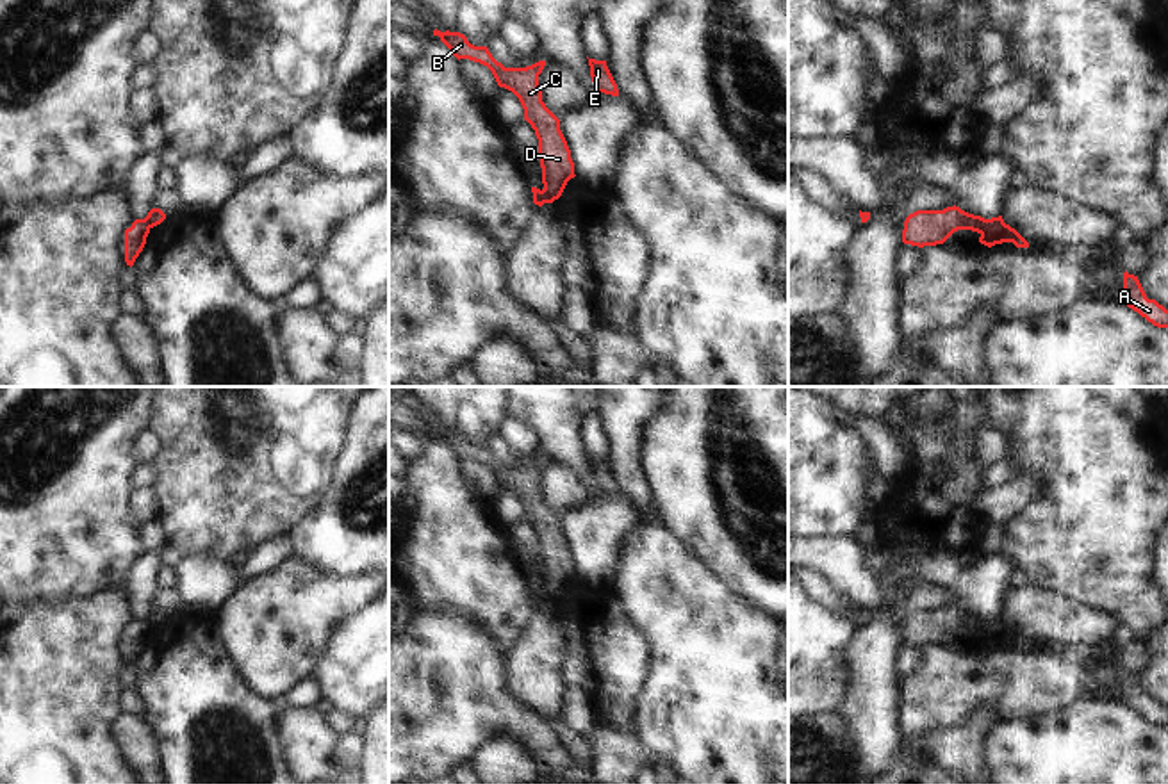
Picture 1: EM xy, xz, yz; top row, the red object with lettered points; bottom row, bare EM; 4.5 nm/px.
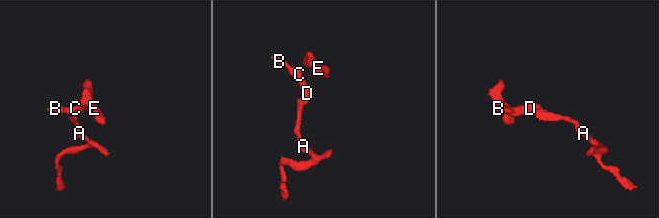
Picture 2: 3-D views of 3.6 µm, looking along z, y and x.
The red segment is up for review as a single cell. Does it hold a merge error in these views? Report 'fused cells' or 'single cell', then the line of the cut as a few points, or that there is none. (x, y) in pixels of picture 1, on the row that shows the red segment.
fused cells; cut in yz along (1001, 218), (981, 234)

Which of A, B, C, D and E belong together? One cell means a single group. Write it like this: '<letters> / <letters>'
A / B C D E

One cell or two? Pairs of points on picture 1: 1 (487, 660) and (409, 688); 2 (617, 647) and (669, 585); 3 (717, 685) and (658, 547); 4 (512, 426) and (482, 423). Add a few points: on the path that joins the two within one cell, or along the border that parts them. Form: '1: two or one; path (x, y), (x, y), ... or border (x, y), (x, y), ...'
1: one; path (468, 669), (460, 672), (432, 672), (428, 676)
2: two; border (612, 590), (626, 619), (646, 640), (646, 667)
3: one; path (712, 651), (689, 615), (658, 581)
4: two; border (509, 414), (496, 433)

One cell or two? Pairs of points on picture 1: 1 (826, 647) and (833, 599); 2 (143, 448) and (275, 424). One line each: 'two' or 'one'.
1: two
2: two

